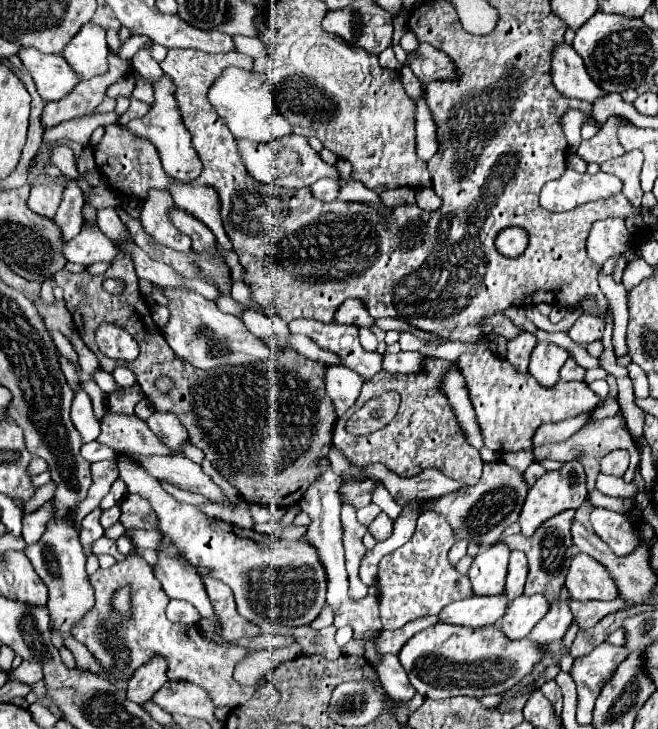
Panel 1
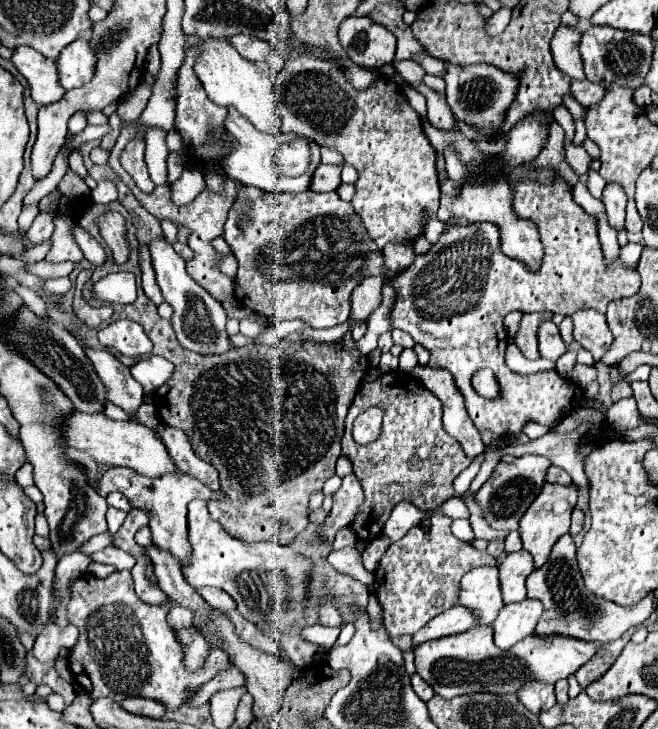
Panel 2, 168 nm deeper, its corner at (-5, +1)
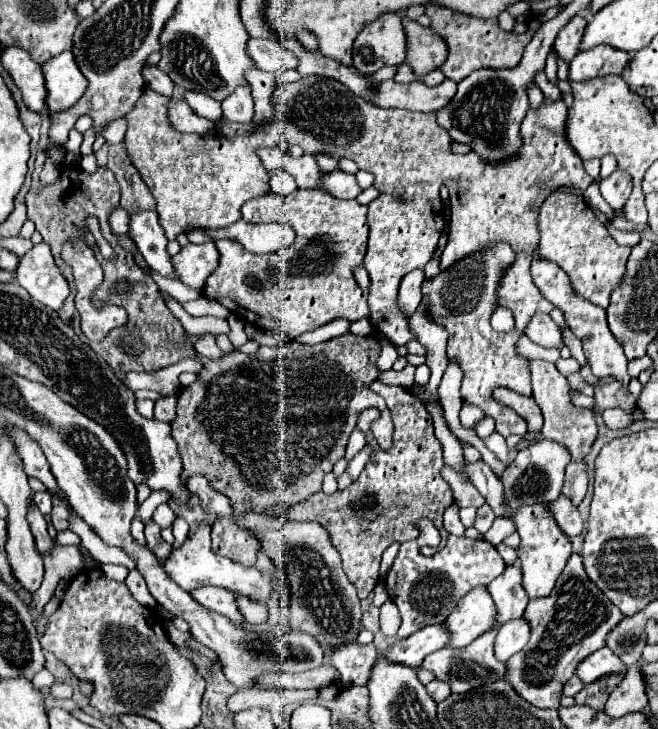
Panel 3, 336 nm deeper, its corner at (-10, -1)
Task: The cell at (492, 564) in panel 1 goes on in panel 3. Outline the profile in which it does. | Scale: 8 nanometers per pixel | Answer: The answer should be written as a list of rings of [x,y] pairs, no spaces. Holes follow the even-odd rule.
[[[473,588],[467,596],[461,598],[459,606],[449,614],[443,624],[449,632],[449,646],[463,648],[473,642],[477,636],[495,626],[495,604],[487,594],[487,588]]]

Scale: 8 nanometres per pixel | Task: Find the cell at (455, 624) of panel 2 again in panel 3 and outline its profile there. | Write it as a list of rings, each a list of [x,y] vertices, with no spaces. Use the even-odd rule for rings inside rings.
[[[443,624],[425,626],[423,630],[411,634],[409,638],[397,640],[387,652],[383,652],[383,656],[387,656],[389,662],[417,668],[427,654],[441,650],[443,646],[447,646],[447,642],[449,642],[449,634],[443,630]]]

